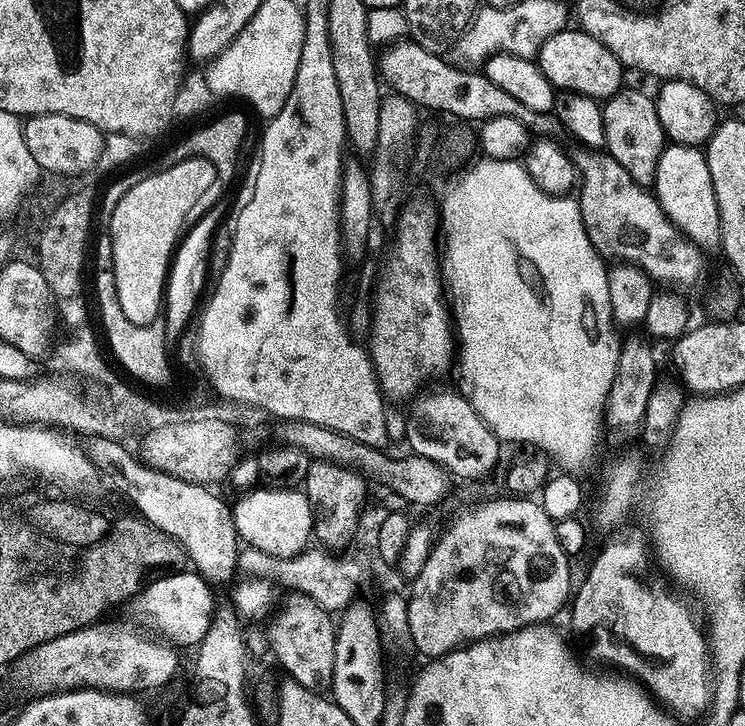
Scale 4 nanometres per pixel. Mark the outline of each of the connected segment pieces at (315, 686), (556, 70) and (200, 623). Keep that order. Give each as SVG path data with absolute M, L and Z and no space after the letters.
M296 594L293 600L273 620L268 628L268 644L276 660L288 671L291 679L298 681L311 692L323 693L331 689L332 676L336 673L336 630L333 618L310 597Z
M572 26L546 38L538 63L542 74L552 83L553 88L561 92L577 92L601 102L607 102L613 94L621 91L625 83L626 69L618 57L591 34Z
M176 570L153 579L143 589L142 601L144 600L145 610L152 612L153 622L165 632L163 635L169 641L175 641L177 645L196 646L203 640L204 635L208 633L208 627L212 624L212 588L213 585L195 570Z

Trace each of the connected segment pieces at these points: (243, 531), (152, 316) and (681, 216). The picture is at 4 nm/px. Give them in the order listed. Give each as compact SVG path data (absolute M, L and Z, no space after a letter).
M253 487L245 491L240 501L231 505L234 526L245 545L264 551L268 555L289 557L309 547L313 539L311 502L305 493L291 492L288 488Z
M190 157L169 168L160 168L156 173L153 171L145 181L138 182L138 186L126 191L121 201L114 206L112 216L106 220L106 226L108 226L106 232L112 238L113 274L118 302L121 303L122 313L126 314L130 322L148 325L161 315L166 277L169 274L170 261L177 249L178 241L193 219L192 211L195 210L196 203L212 187L216 188L217 184L214 166L202 157Z
M669 143L660 155L654 195L672 225L701 249L716 248L720 242L720 215L710 178L707 155L691 144Z

